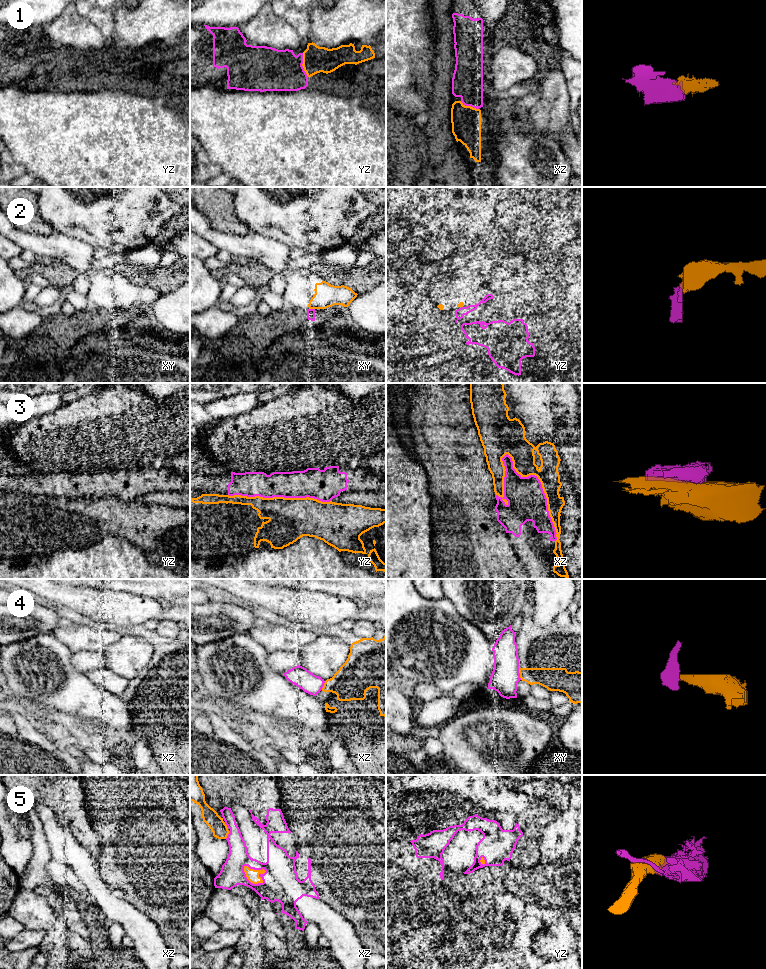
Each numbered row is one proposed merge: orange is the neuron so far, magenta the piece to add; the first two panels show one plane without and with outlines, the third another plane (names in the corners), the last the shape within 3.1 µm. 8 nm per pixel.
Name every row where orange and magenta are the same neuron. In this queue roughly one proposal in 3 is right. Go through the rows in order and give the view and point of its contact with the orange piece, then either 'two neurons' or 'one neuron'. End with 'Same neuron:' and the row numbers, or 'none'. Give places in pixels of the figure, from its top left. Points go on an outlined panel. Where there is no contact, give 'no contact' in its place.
1: meets orange in yz at (302, 65); one neuron
2: meets orange in xy at (312, 308); two neurons
3: meets orange in xz at (543, 490); two neurons
4: meets orange in xy at (520, 674); two neurons
5: meets orange in xz at (249, 880); one neuron
Same neuron: 1, 5

